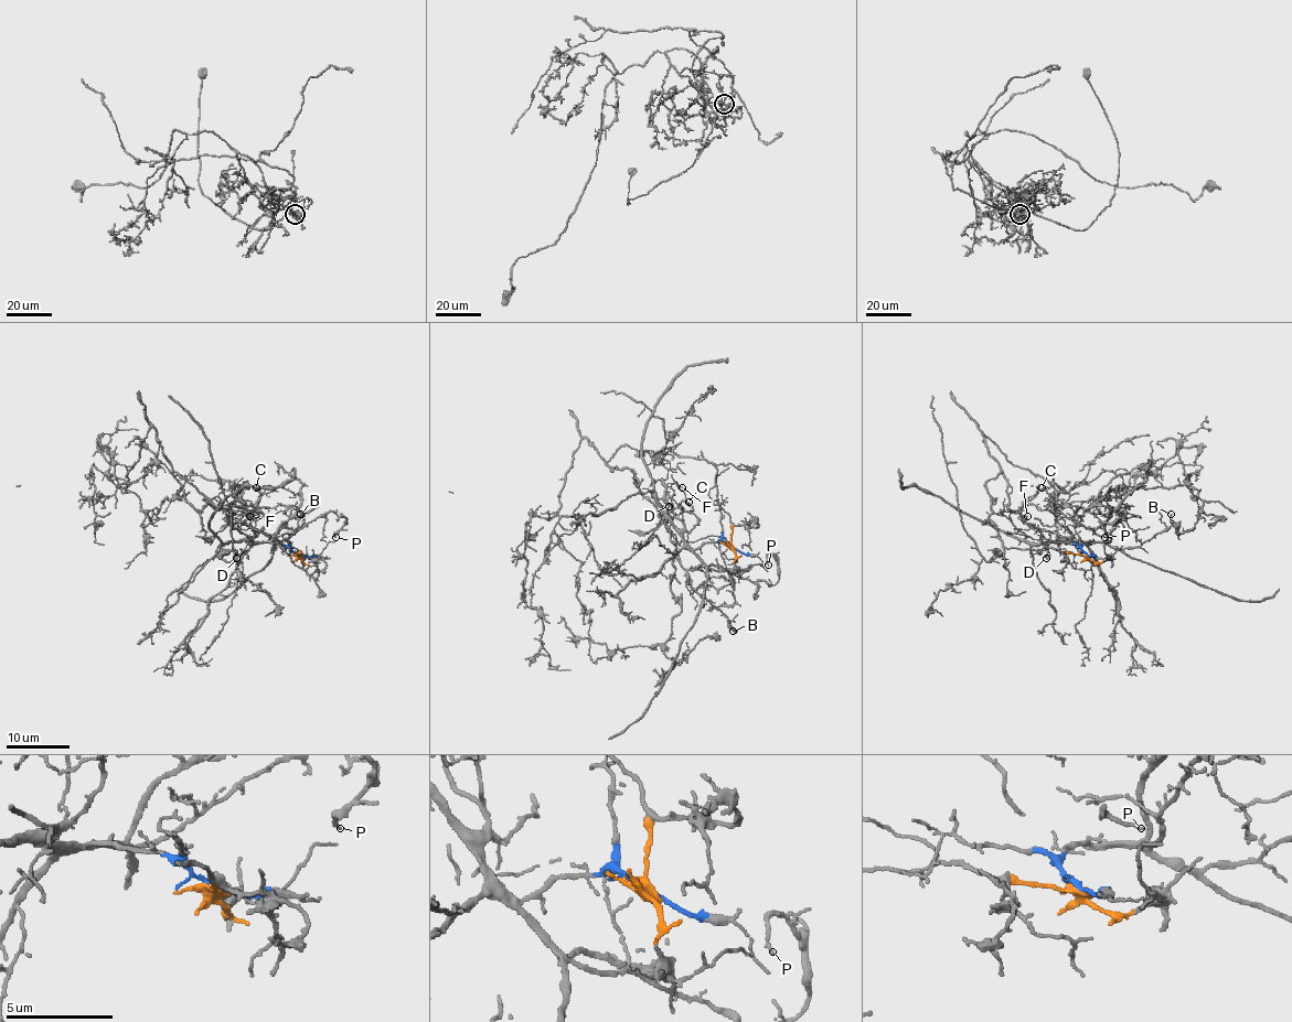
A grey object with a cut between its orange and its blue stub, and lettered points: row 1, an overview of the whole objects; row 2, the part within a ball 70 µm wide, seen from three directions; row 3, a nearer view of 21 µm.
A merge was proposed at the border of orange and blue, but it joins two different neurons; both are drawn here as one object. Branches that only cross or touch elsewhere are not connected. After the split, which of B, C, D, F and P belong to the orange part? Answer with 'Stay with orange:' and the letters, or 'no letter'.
Stay with orange: no letter

